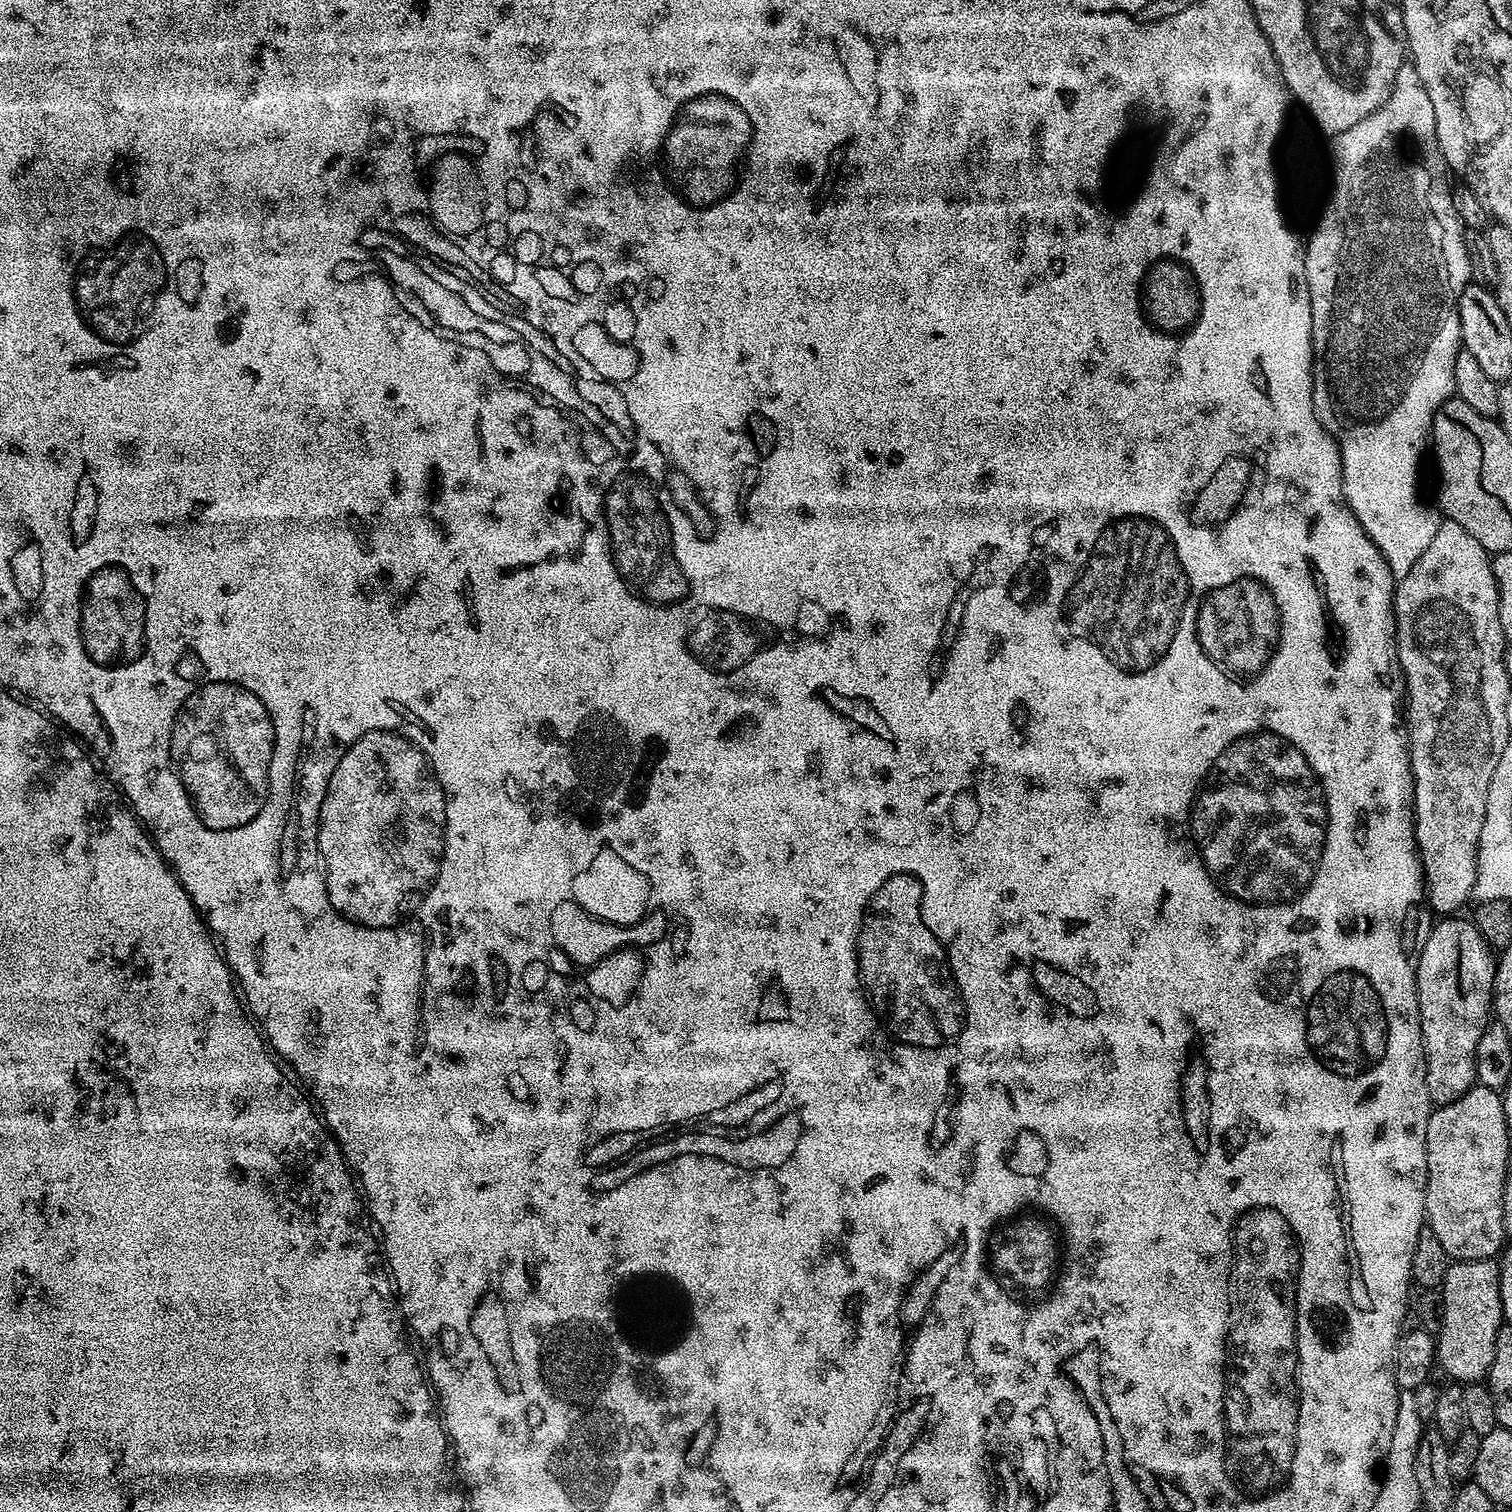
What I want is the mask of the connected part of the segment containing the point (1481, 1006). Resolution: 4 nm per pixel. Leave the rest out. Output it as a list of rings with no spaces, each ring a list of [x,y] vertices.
[[[1440,918],[1416,963],[1416,989],[1420,1025],[1424,1039],[1426,1090],[1433,1105],[1449,1104],[1469,1092],[1477,1083],[1476,1051],[1482,1030],[1494,1012],[1496,960],[1493,949],[1478,934],[1471,919]]]

